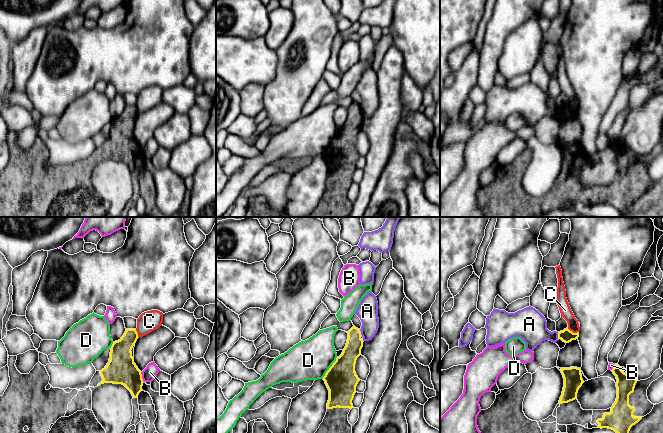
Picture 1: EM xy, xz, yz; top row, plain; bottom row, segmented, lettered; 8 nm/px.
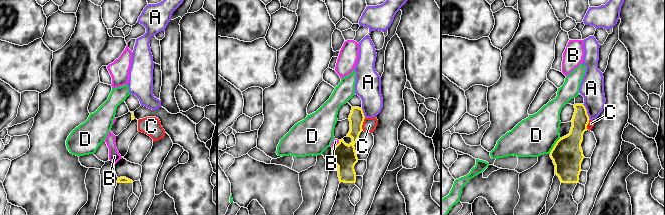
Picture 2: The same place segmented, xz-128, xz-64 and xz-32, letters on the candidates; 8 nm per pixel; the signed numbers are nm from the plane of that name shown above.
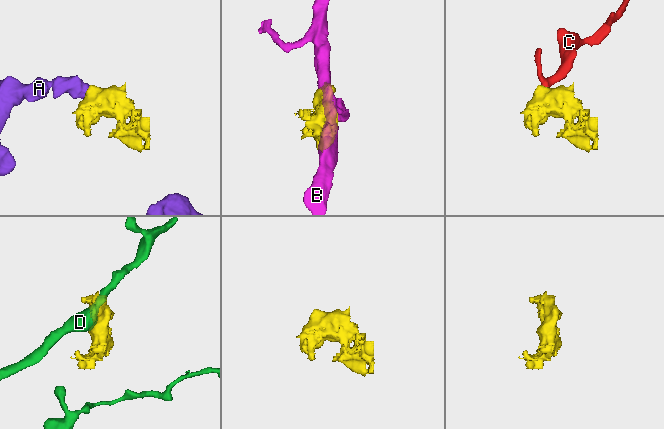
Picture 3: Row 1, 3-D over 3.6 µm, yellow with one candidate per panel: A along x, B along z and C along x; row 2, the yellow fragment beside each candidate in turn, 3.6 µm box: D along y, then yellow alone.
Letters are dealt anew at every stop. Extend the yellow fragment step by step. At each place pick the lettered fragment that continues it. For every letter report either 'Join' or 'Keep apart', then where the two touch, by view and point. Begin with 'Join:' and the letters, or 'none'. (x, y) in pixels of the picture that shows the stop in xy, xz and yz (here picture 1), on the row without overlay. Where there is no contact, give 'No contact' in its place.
Join: none
A: Keep apart. Touches yellow at yz (558, 112)
B: Keep apart. Touches yellow at xy (141, 153)
C: Keep apart. Touches yellow at yz (572, 108)
D: Keep apart. Touches yellow at xz (329, 144)

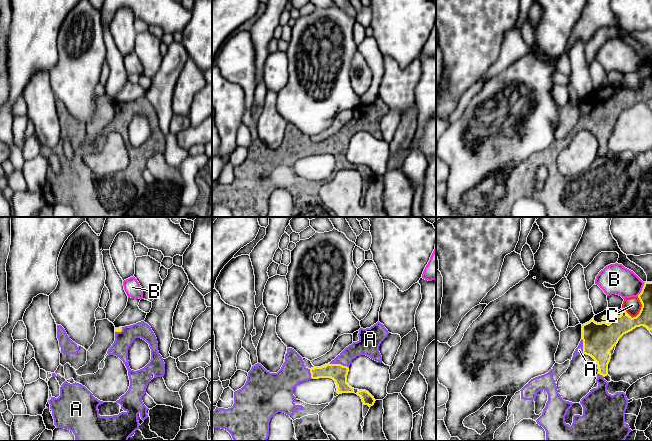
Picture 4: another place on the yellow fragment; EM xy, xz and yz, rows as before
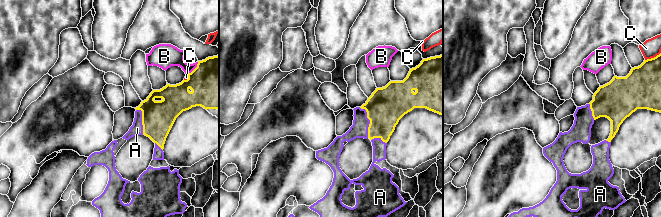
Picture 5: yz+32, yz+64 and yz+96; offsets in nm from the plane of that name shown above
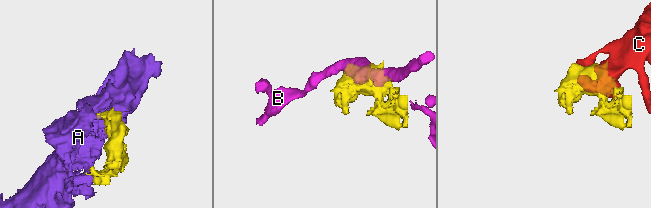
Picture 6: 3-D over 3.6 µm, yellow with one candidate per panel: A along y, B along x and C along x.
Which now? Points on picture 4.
Join: A
A: Join. Touches yellow at xz (339, 140)
B: Keep apart. Touches yellow at yz (642, 65)
C: Keep apart. Touches yellow at yz (641, 84)

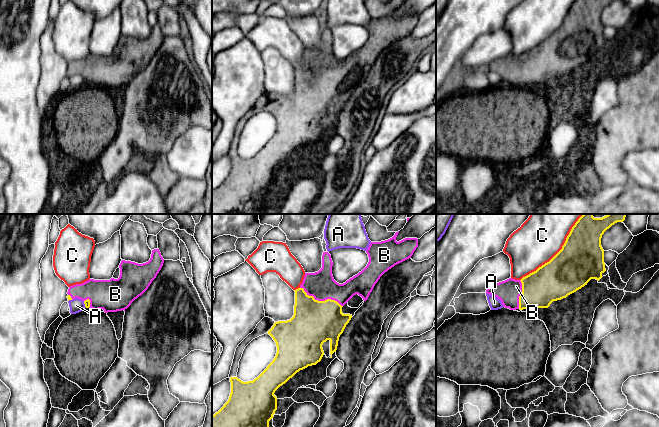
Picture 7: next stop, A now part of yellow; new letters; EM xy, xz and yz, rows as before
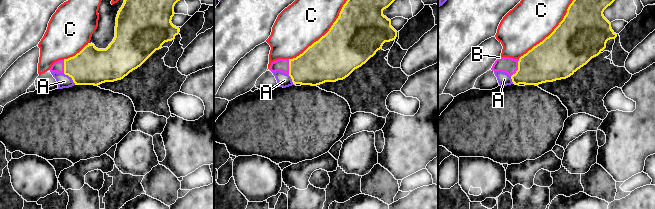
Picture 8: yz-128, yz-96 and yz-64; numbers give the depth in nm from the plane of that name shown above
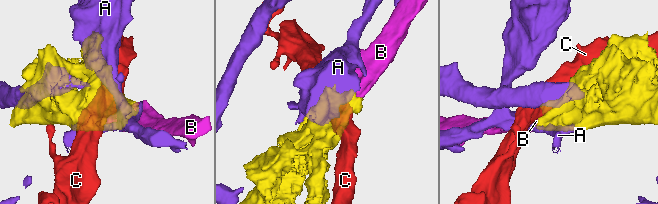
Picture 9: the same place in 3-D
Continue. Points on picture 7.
Join: B
A: Keep apart. Touches yellow at xy (84, 79)
B: Join. Touches yellow at xz (321, 77)
C: Keep apart. Touches yellow at yz (553, 33)

